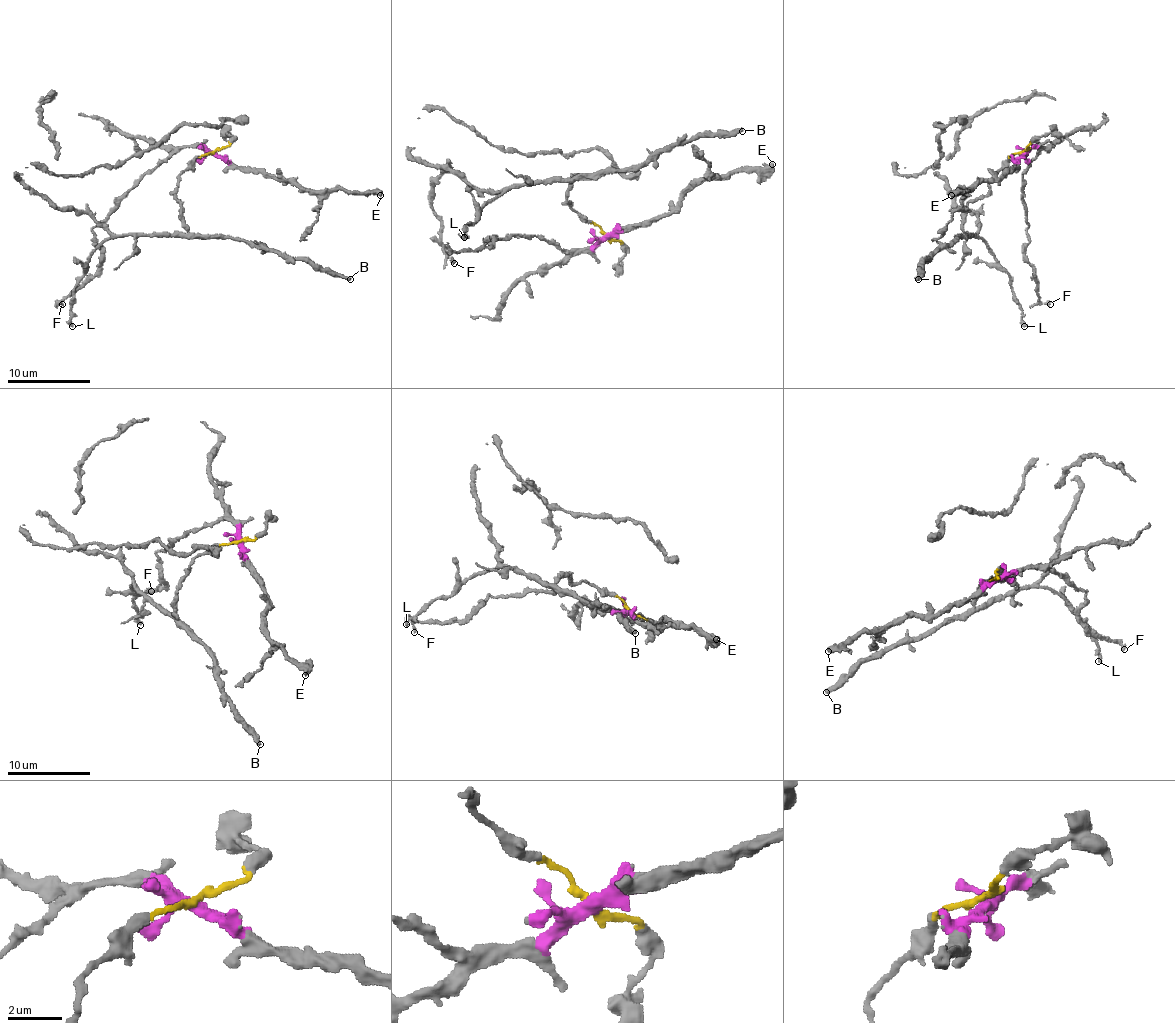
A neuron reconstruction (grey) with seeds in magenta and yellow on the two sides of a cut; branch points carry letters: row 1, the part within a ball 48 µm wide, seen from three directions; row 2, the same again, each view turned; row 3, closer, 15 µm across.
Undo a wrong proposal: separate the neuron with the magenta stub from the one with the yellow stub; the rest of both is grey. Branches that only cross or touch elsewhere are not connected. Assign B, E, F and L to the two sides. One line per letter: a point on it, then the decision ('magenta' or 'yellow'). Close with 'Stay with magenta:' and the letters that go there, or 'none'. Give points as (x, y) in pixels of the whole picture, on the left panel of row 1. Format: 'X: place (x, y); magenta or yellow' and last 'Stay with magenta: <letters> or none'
B: place (350, 279); yellow
E: place (380, 195); magenta
F: place (62, 304); magenta
L: place (72, 326); yellow
Stay with magenta: E, F

